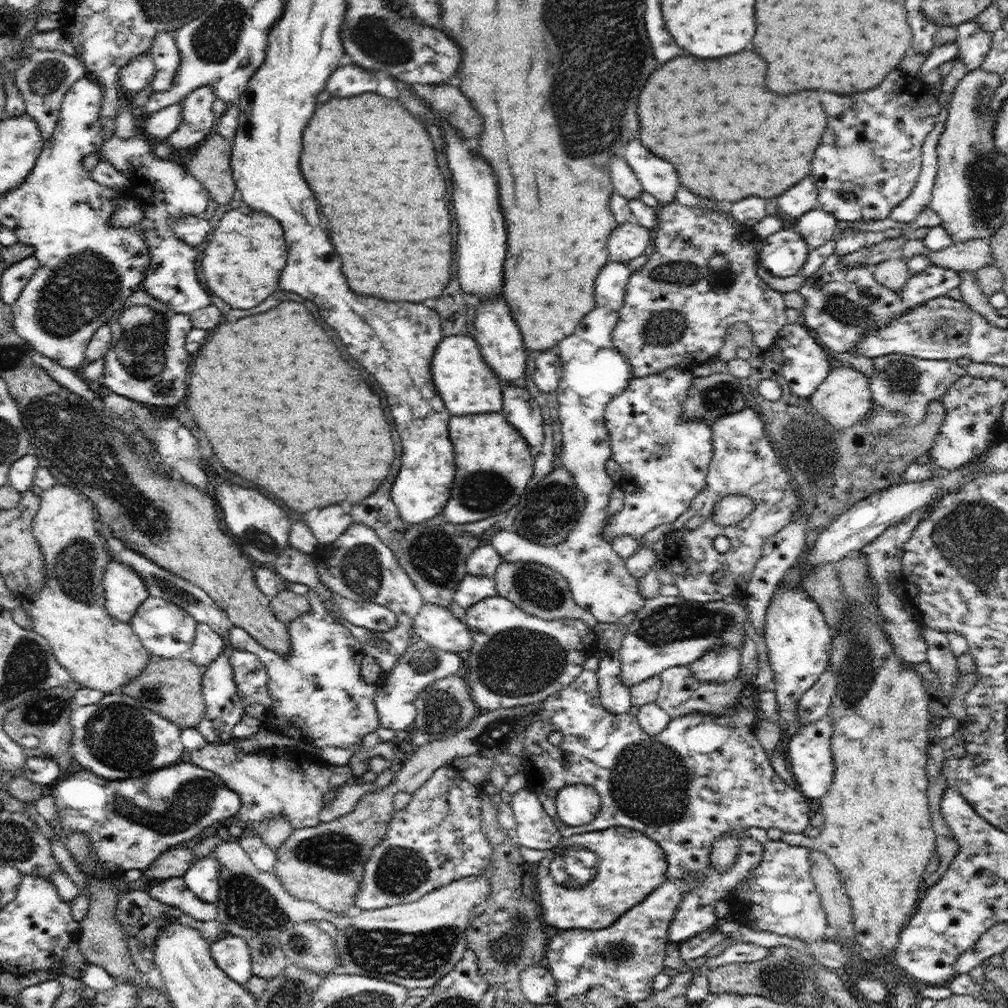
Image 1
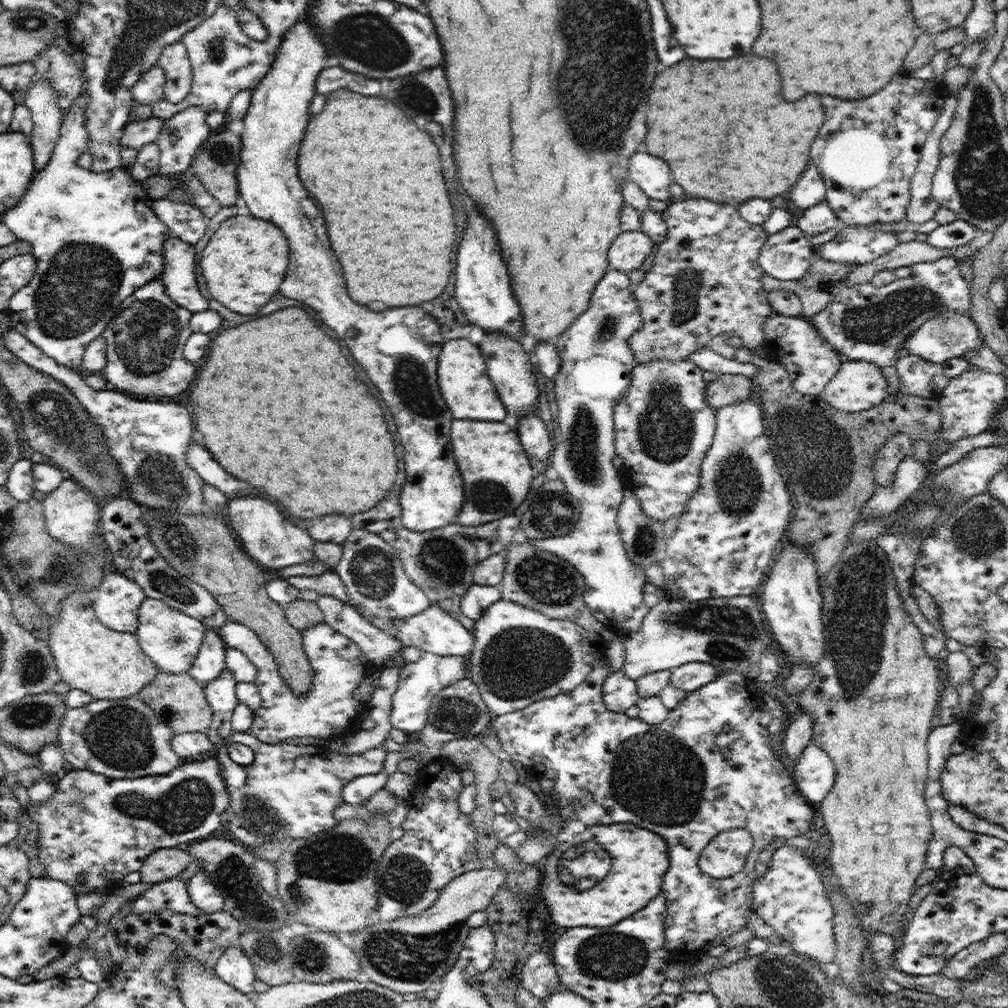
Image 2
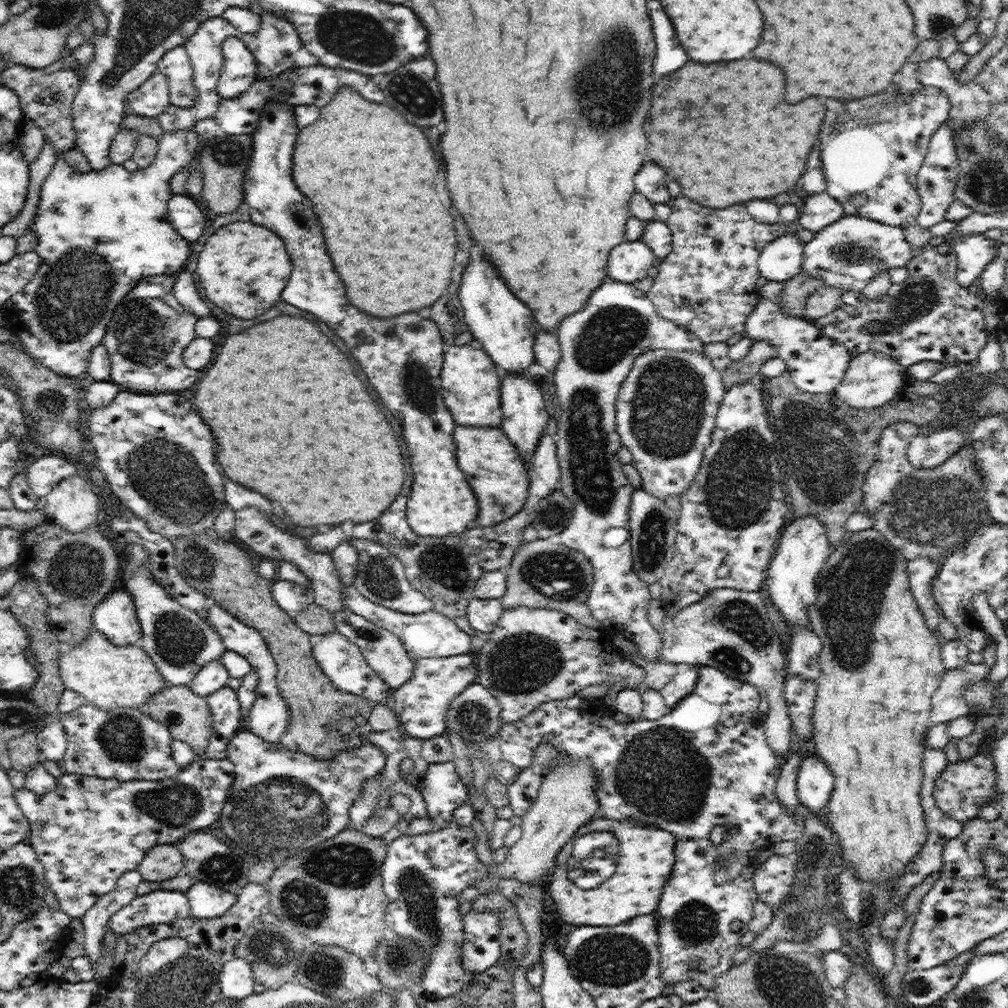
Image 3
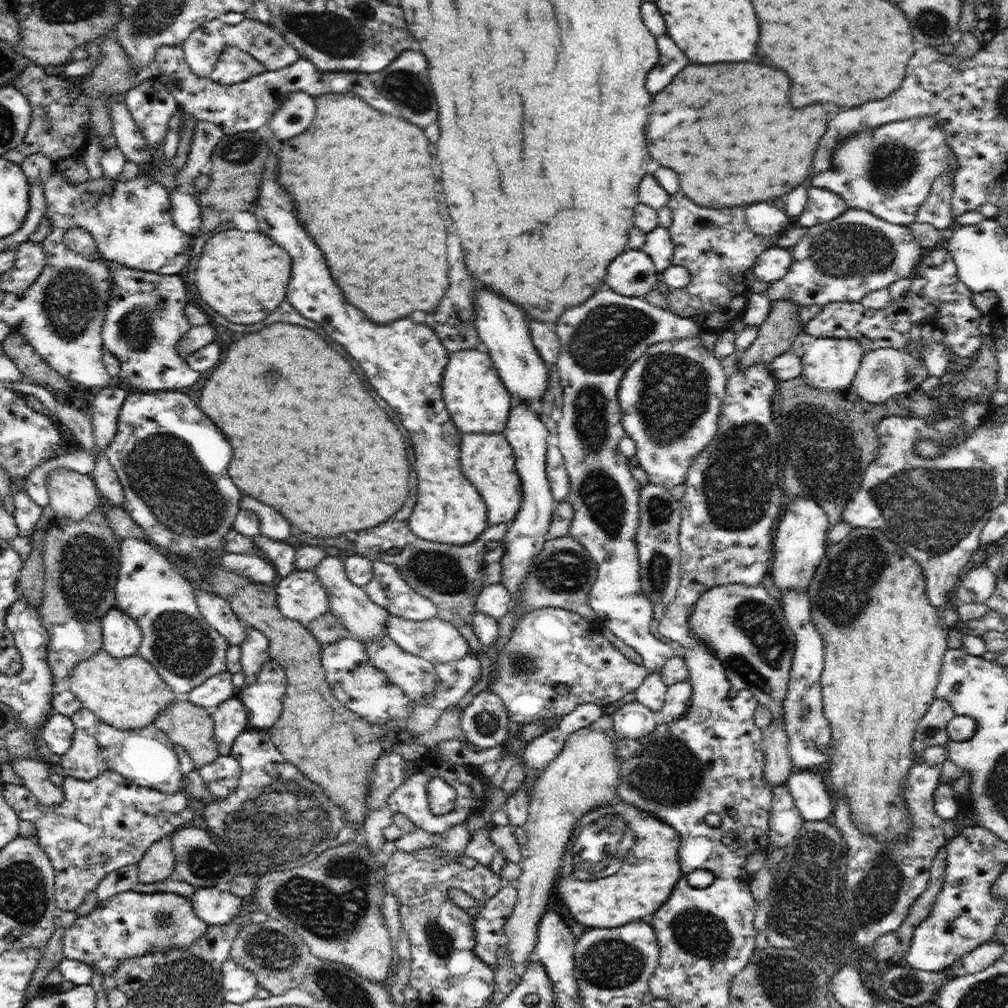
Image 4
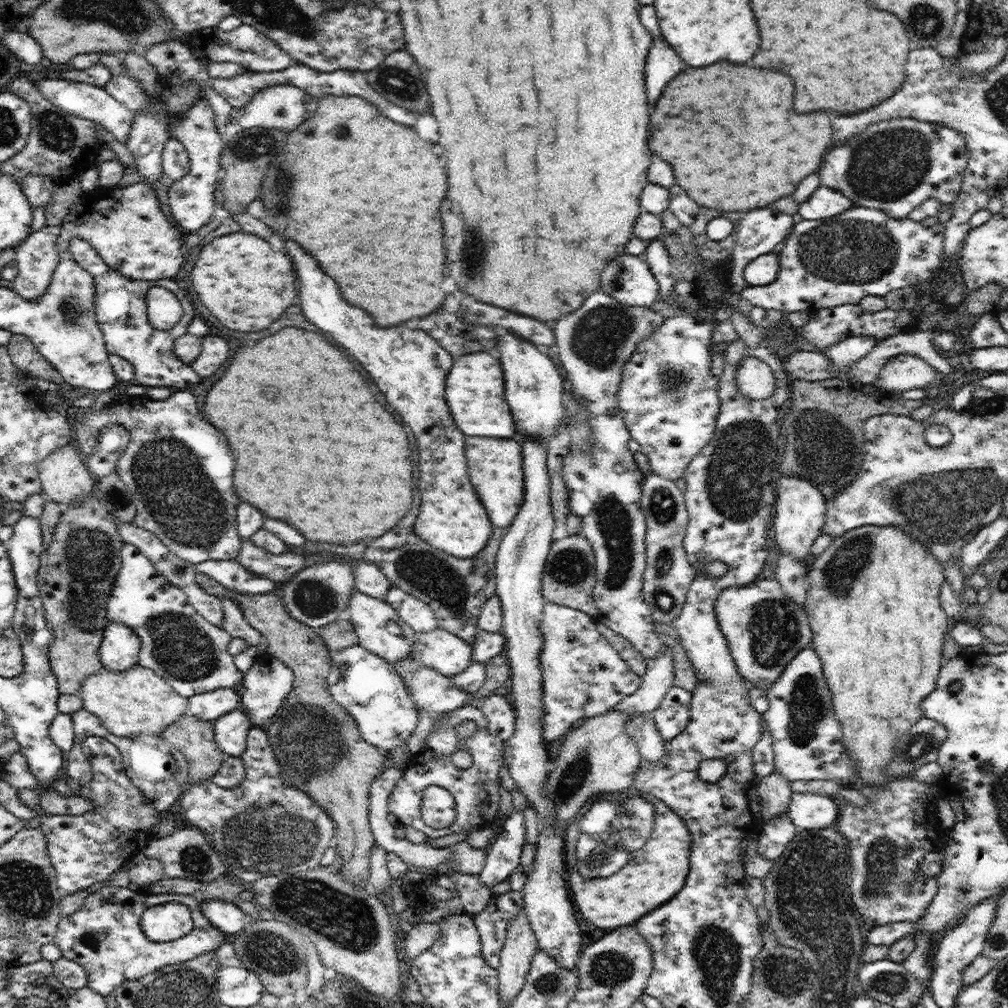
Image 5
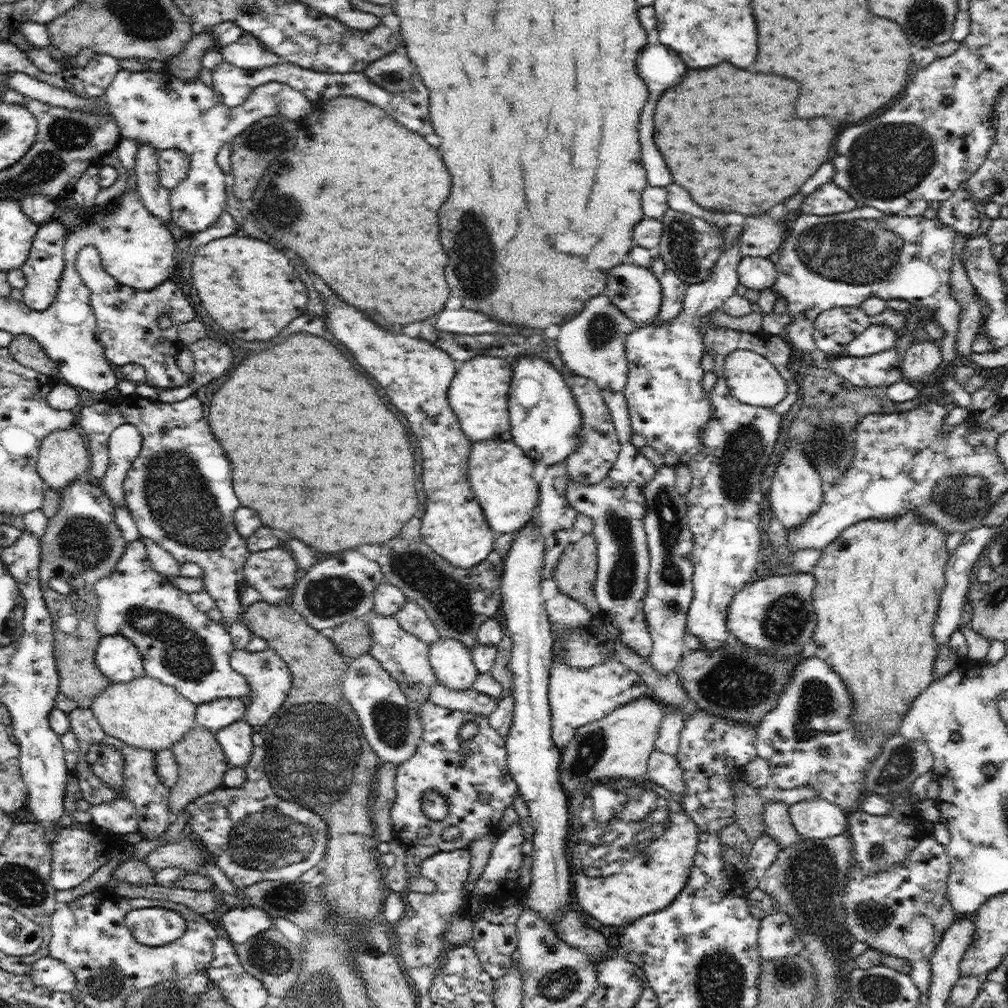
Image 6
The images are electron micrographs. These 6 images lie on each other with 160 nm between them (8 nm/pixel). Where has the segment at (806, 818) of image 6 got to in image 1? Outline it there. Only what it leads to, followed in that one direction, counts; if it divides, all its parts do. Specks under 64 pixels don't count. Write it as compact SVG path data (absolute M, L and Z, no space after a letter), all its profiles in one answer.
M828 718L819 719L806 727L795 727L788 745L788 760L792 764L793 779L800 791L810 799L821 799L833 784L835 764L831 751L833 728Z

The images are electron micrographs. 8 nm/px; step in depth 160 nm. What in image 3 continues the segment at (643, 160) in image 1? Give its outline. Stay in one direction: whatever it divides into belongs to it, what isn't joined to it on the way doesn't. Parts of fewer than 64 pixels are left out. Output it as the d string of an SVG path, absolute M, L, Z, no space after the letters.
M644 164L634 177L636 192L654 204L670 203L666 172L658 164Z

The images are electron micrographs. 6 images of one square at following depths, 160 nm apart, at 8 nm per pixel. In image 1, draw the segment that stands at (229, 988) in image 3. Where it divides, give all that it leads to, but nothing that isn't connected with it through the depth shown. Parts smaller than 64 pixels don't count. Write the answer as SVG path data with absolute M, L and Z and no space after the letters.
M224 934L218 942L209 945L216 964L234 982L244 986L252 978L252 961L249 944L242 937Z

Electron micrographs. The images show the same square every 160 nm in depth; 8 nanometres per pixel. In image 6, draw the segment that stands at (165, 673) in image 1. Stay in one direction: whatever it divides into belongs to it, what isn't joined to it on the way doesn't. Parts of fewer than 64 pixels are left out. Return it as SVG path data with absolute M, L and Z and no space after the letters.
M197 724L171 749L178 765L178 783L170 789L169 797L169 810L174 818L178 813L184 811L194 799L222 786L222 779L228 770L229 762L215 734Z

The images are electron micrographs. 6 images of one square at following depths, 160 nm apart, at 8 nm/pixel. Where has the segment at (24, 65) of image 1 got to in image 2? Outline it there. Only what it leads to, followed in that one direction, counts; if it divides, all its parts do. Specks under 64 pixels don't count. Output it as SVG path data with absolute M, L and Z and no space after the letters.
M41 78L29 88L25 98L25 105L30 109L33 118L30 139L35 173L48 165L59 141L62 116L56 96L57 90L51 85L49 78Z

